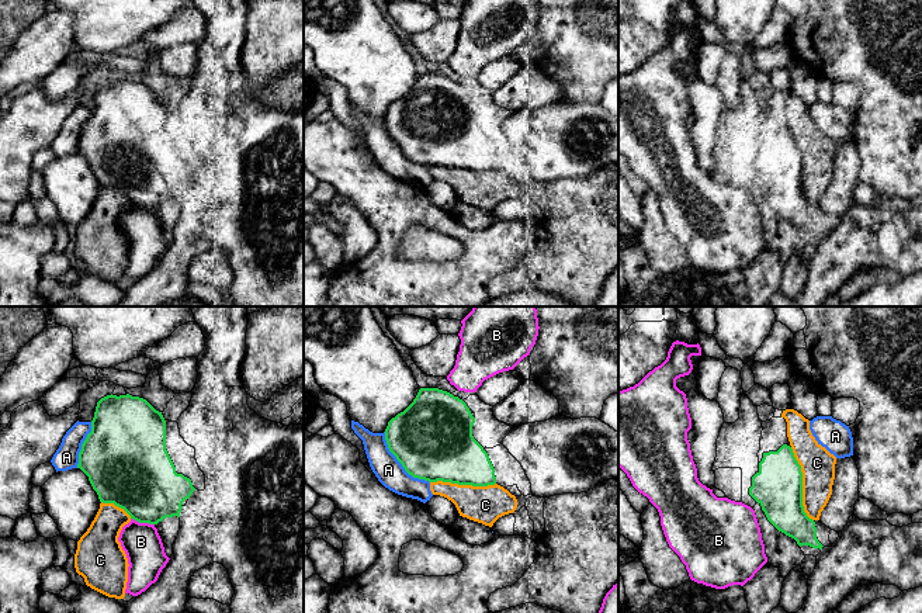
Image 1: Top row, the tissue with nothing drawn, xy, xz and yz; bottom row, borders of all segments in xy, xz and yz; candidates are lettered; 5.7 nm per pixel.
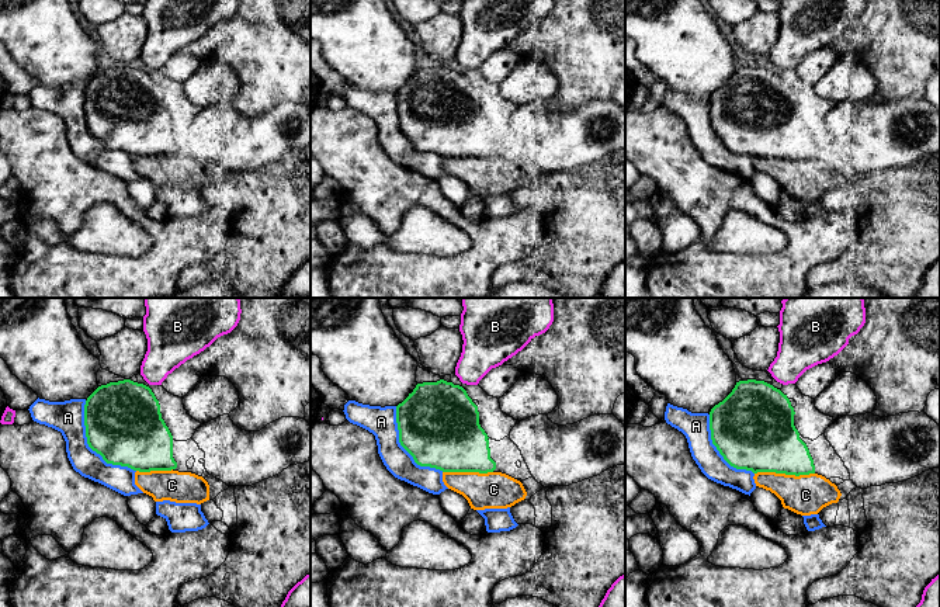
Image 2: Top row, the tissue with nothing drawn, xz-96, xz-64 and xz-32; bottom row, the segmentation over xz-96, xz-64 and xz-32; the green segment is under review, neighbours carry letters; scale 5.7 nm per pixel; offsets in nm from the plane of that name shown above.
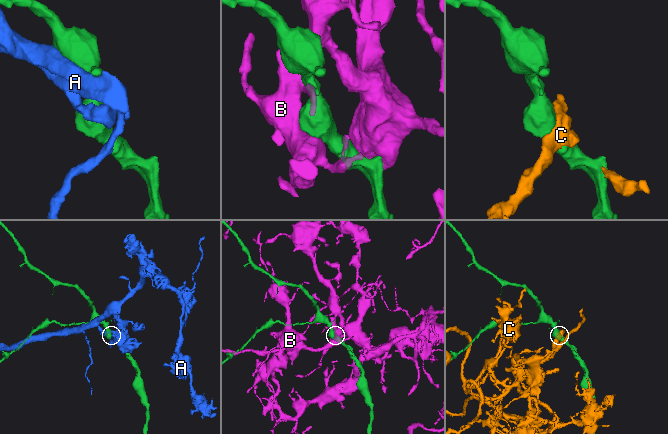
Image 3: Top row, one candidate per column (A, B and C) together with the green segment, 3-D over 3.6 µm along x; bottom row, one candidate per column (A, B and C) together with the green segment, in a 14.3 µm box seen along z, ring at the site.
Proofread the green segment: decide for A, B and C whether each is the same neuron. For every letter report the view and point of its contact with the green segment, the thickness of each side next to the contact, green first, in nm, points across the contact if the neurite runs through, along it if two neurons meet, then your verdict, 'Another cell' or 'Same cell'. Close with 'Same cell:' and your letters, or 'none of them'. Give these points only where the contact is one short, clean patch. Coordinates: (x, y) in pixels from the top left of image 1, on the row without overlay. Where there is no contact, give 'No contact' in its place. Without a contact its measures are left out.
A: Touches green at xz (399, 146). Thickness 460 nm (green) against 160 nm. Another cell
B: Touches green at xy (142, 207). Thickness 400 nm (green) against 220 nm. Another cell
C: Touches green at yz (801, 169). Thickness 280 nm (green) against 190 nm. Another cell
Same cell: none of them

